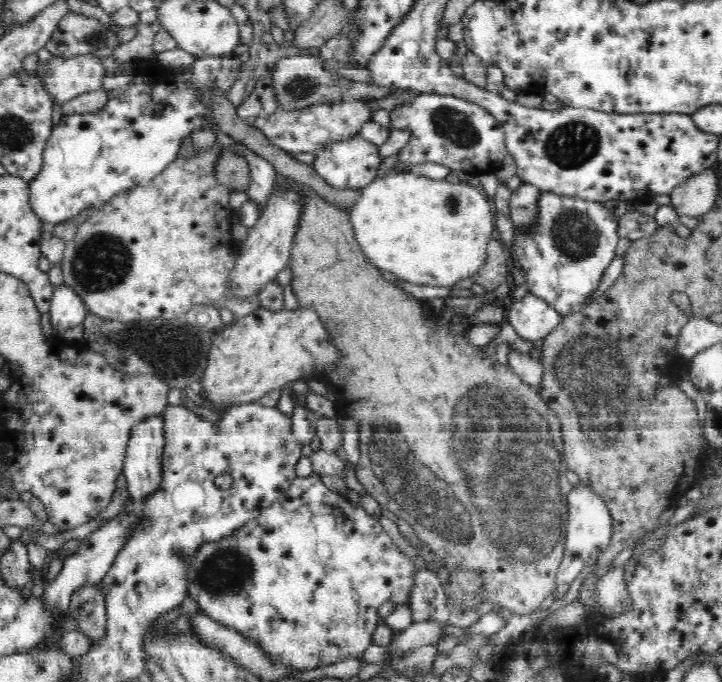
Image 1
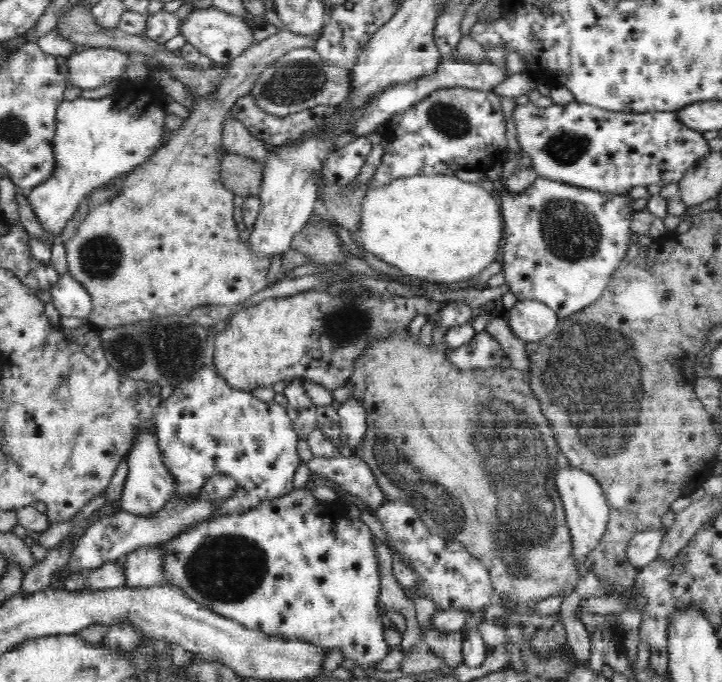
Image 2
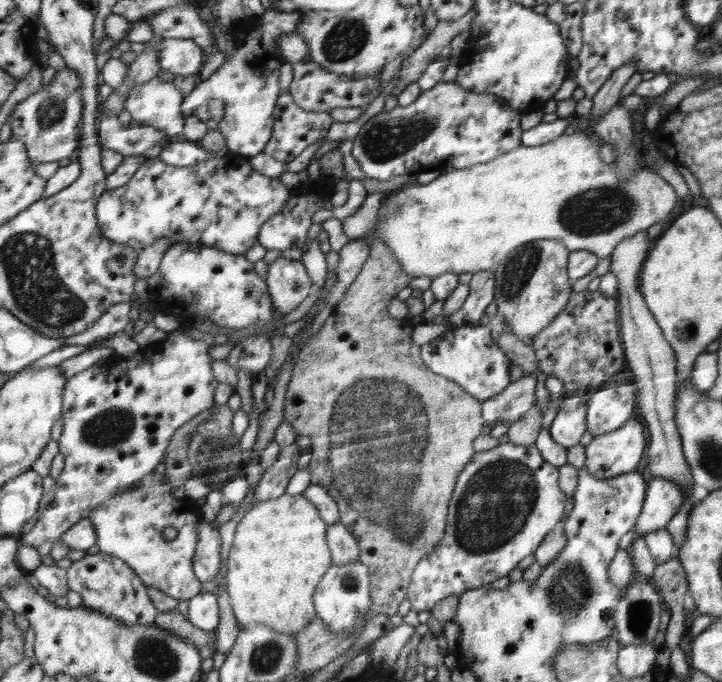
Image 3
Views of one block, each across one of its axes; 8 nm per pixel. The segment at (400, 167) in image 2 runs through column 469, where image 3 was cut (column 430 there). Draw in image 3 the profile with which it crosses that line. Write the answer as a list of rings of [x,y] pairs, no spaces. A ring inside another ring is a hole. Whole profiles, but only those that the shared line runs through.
[[[441,80],[430,90],[422,91],[414,103],[396,105],[388,112],[381,111],[372,116],[356,134],[352,156],[358,161],[366,177],[390,180],[400,174],[419,174],[425,170],[441,171],[446,166],[462,170],[475,164],[487,163],[520,147],[522,136],[520,114],[510,108],[508,100],[494,93],[478,93],[466,89],[454,81]]]

